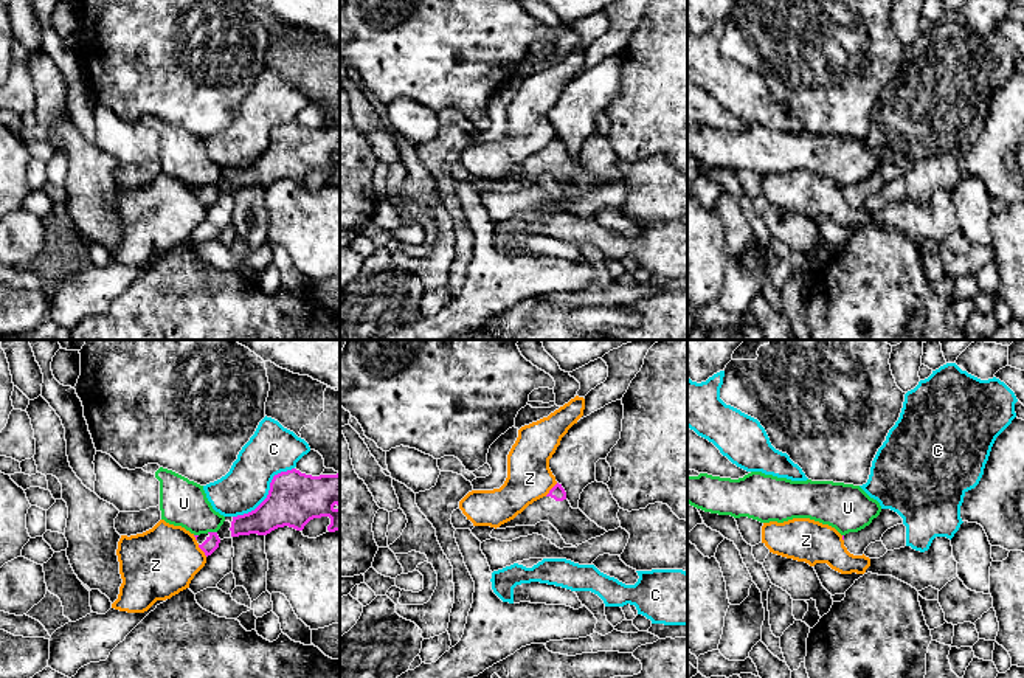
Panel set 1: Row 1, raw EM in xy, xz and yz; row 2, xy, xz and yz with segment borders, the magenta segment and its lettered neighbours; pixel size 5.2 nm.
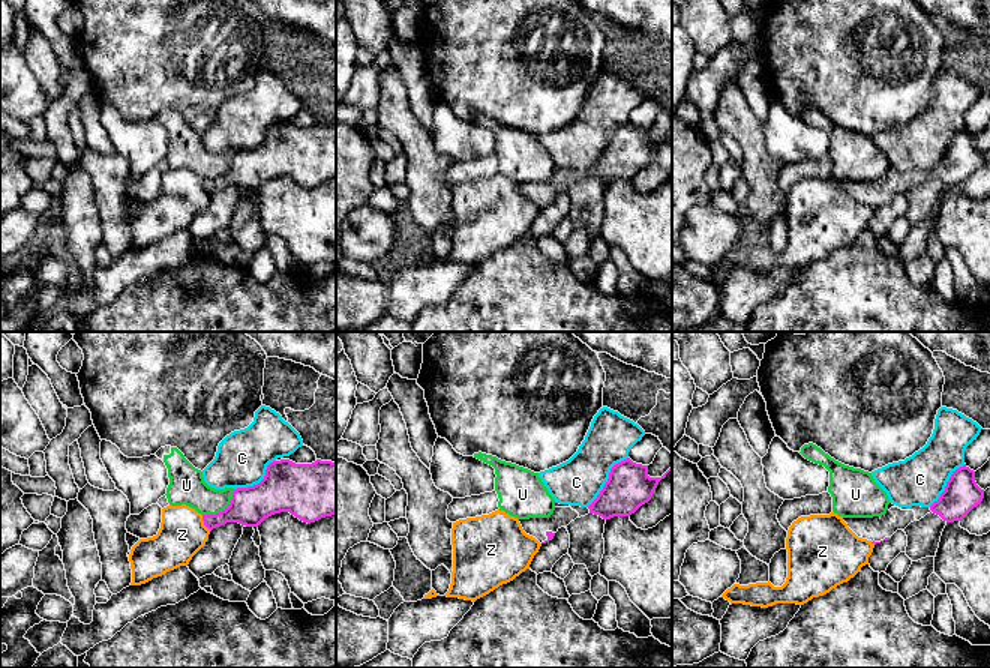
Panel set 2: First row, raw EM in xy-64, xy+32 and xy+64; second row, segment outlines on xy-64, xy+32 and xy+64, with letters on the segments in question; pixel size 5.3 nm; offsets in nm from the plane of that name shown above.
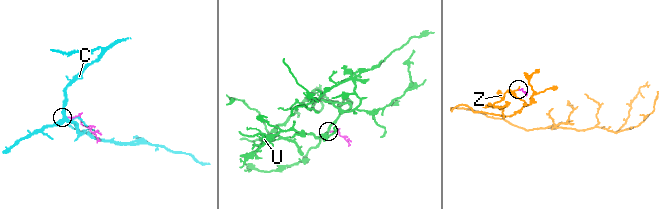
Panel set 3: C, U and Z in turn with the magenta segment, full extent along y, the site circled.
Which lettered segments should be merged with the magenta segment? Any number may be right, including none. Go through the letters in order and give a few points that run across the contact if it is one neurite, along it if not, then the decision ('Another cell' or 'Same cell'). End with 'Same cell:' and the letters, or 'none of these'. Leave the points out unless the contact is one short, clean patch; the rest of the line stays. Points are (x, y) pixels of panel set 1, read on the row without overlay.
C: Another cell
U: Line: xy (216, 183), (207, 185). Another cell
Z: Line: xz (557, 135), (545, 148). Another cell
Same cell: none of these

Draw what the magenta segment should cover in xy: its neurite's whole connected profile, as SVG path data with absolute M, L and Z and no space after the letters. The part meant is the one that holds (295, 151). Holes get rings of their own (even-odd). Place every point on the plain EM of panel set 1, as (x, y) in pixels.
M296 121L273 129L267 150L251 164L223 174L217 185L194 188L205 208L223 191L267 188L278 180L303 183L313 172L329 169L329 185L340 183L340 126L312 129Z

